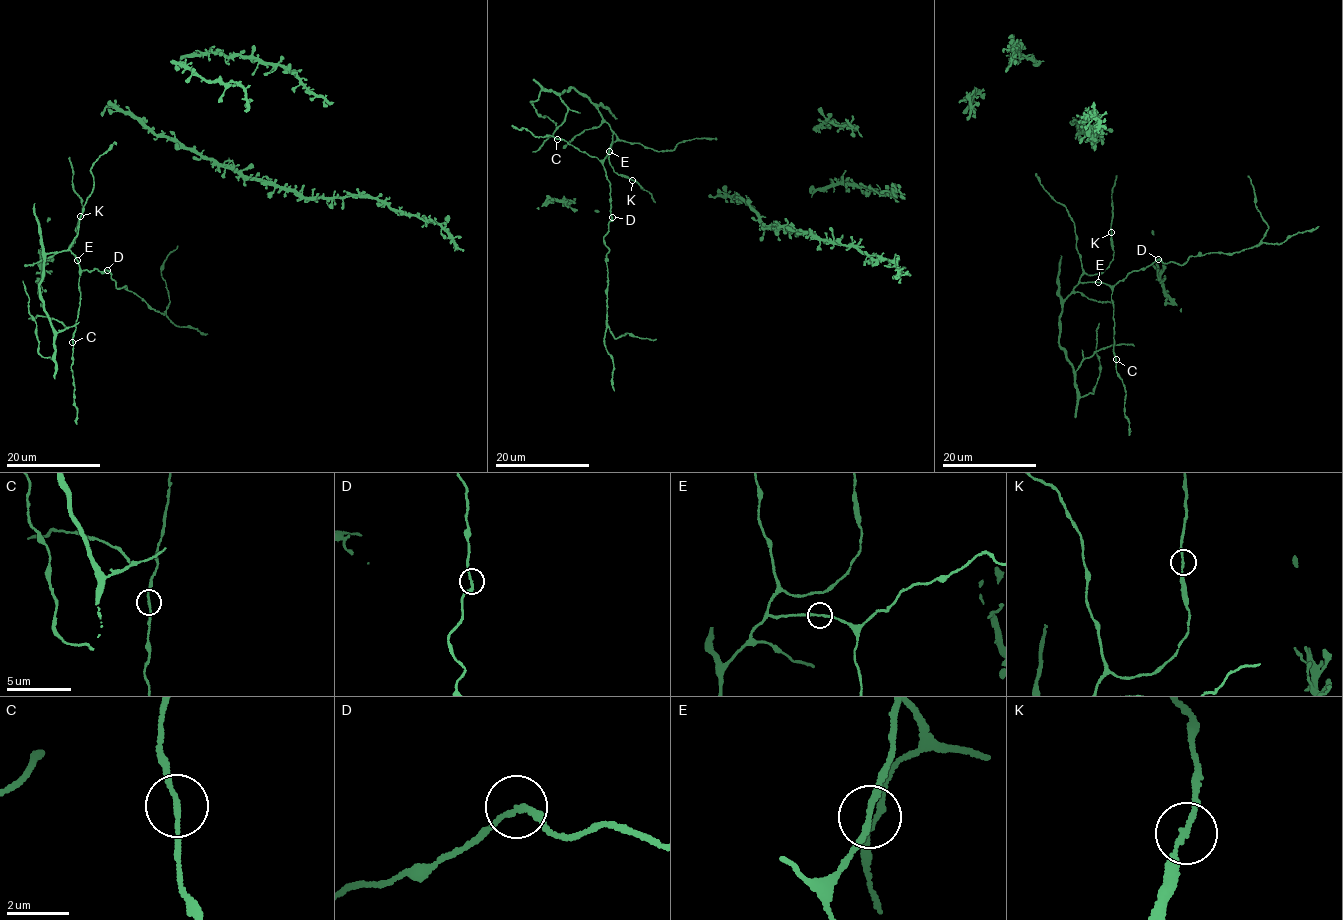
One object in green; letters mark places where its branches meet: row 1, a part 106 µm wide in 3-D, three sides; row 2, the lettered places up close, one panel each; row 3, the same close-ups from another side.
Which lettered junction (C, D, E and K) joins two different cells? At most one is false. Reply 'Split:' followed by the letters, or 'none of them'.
Split: none of them

